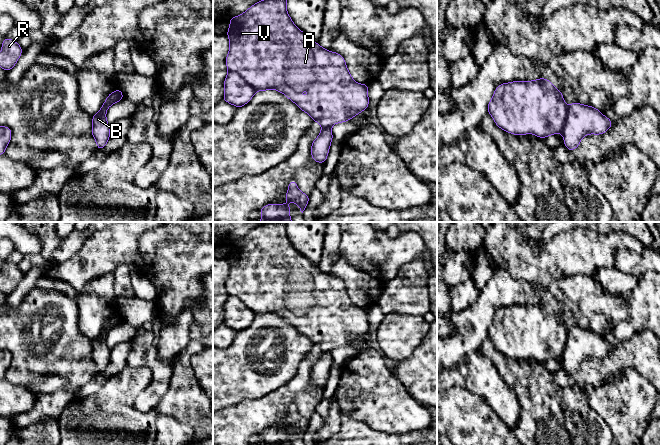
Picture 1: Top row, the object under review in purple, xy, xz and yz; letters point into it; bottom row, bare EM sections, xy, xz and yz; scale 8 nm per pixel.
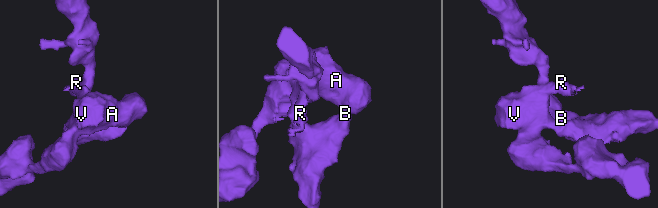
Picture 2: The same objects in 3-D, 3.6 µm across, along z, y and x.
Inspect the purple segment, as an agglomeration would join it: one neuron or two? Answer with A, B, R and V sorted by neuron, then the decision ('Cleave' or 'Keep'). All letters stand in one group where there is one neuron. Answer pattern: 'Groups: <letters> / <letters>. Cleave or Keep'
Groups: A R V / B. Cleave

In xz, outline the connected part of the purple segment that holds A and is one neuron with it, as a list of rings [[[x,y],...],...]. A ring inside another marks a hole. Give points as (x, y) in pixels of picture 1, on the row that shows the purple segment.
[[[261,0],[229,21],[227,69],[243,77],[256,91],[274,89],[283,93],[322,128],[347,122],[368,108],[369,85],[354,81],[343,56],[322,48],[293,23],[287,13],[287,0]],[[307,89],[309,96],[295,95]]]

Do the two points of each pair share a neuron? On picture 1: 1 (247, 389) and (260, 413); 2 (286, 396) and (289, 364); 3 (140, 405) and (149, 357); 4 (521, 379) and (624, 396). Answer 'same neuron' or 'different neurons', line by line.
1: different neurons
2: different neurons
3: same neuron
4: different neurons

